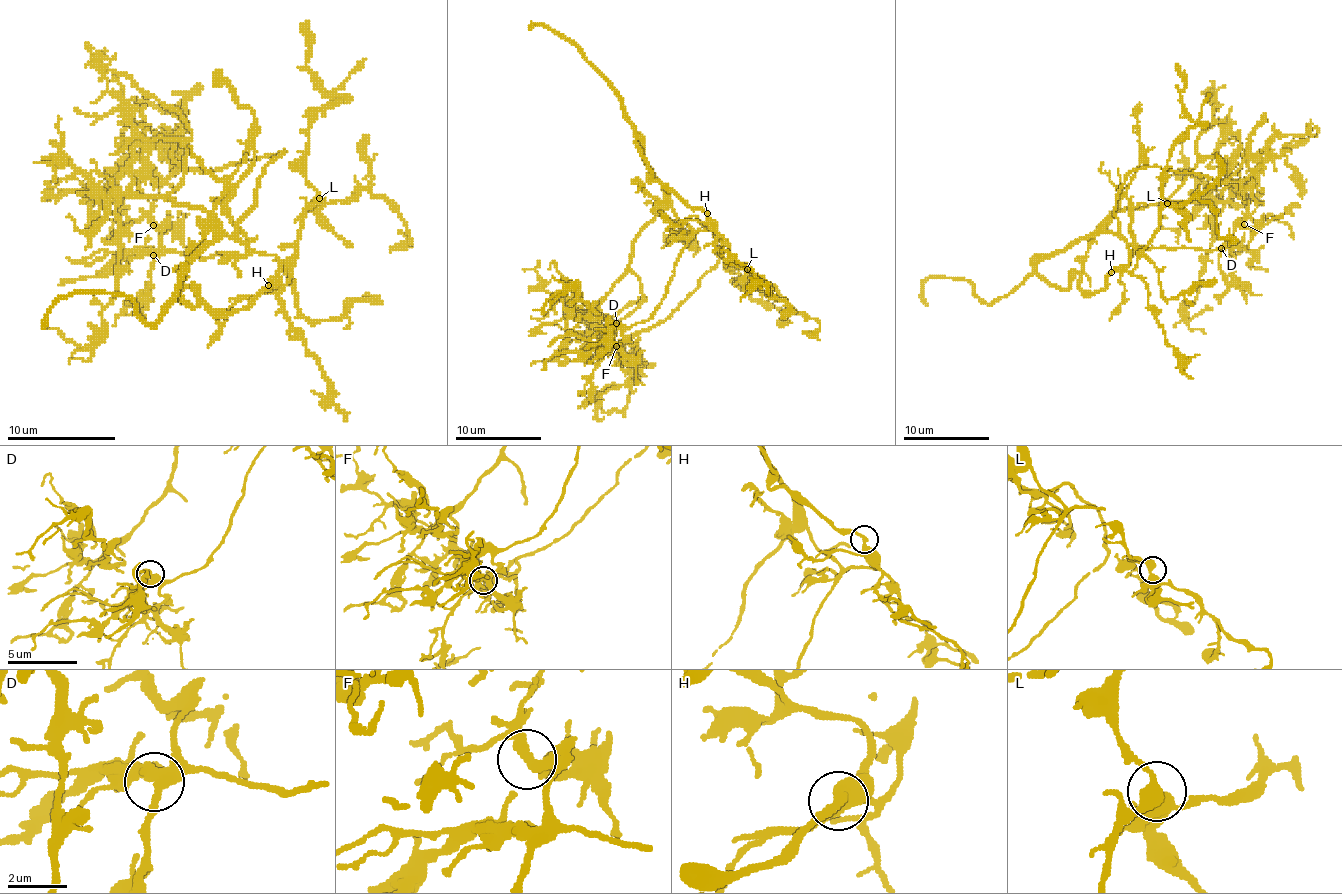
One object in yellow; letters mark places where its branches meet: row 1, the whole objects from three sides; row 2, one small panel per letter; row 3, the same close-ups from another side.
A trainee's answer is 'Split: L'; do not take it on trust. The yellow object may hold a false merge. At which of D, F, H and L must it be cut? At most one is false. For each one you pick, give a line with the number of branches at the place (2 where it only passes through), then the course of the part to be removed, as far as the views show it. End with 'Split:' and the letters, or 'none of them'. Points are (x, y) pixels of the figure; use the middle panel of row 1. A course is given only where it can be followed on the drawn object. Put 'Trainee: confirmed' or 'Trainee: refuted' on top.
Trainee: refuted
Split: none of them

